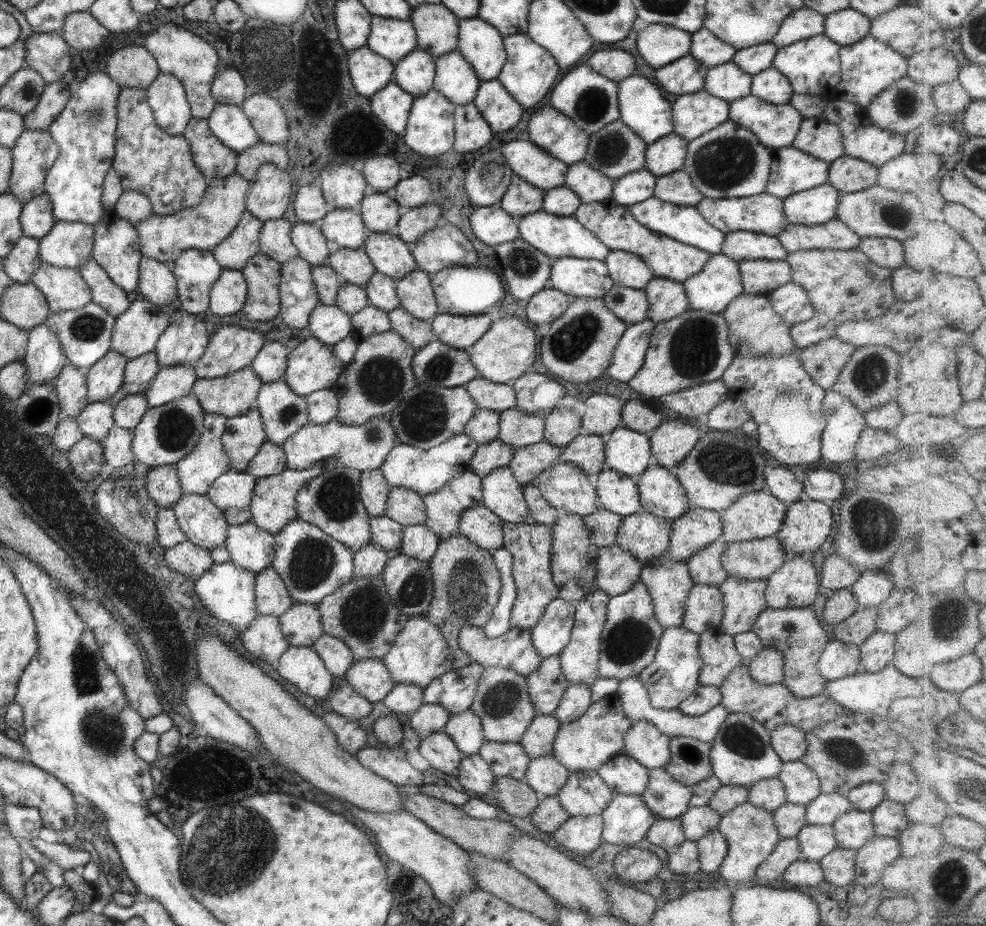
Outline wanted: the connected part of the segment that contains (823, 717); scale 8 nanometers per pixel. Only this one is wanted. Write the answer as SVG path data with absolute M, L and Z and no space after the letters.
M745 664L733 668L733 671L725 677L718 689L721 693L720 705L726 708L726 712L742 712L750 715L768 732L778 726L789 724L805 733L815 728L819 723L835 721L839 717L845 717L849 714L848 709L834 703L825 692L811 698L798 699L782 683L766 685L755 682L749 676Z

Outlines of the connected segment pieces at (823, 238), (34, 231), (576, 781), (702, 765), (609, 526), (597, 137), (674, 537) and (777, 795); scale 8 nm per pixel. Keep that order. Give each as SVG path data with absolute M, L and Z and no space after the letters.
M836 218L823 224L803 226L787 223L776 236L786 253L801 250L840 250L855 249L860 238Z
M45 192L32 198L29 202L22 203L22 236L36 239L43 238L55 222L51 203Z
M577 770L570 773L555 797L569 816L593 816L603 812L613 792L596 771Z
M674 736L670 737L668 747L671 758L663 769L672 779L689 787L712 775L709 758L711 742Z
M599 509L591 515L581 518L581 520L589 540L596 547L606 547L614 544L622 518L613 512Z
M621 119L604 124L597 132L588 137L589 144L583 161L603 176L615 180L628 172L644 169L646 144Z
M688 508L686 512L672 521L669 546L666 555L674 561L685 562L695 552L705 548L713 541L721 540L722 526L719 520L720 512L704 508Z
M765 778L754 782L748 789L746 802L767 812L777 810L785 800L785 791L777 778Z

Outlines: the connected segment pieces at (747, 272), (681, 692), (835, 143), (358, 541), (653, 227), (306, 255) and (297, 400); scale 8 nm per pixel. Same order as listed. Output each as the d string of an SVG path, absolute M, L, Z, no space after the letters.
M742 260L738 263L742 294L767 296L790 281L791 269L784 260Z
M677 626L663 629L651 664L638 674L648 694L650 705L661 710L677 709L697 687L702 666L698 655L699 635Z
M821 116L803 119L791 146L827 164L842 155L840 130Z
M337 463L331 470L314 476L298 488L294 496L296 519L316 526L327 536L340 542L354 553L356 550L370 543L370 526L368 523L370 517L367 515L366 509L359 500L359 487L360 472L355 469L345 468L343 465Z
M655 197L648 198L629 207L631 216L642 224L647 230L657 232L660 235L668 236L681 244L698 248L708 252L710 255L720 253L720 246L724 239L724 234L707 224L703 217L697 212L695 207L687 205L675 205L657 200Z
M295 222L290 228L290 241L297 249L298 257L310 265L327 263L329 253L325 239L317 225L311 223Z
M283 380L263 383L252 408L259 412L265 439L273 445L283 445L291 434L295 434L299 428L308 423L305 399L291 392Z

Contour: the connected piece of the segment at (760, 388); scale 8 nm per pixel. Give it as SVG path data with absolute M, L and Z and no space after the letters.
M797 347L787 356L744 356L733 357L731 364L719 380L729 388L729 394L742 402L751 420L757 424L756 437L759 446L769 452L777 462L783 464L811 464L820 458L820 440L826 420L822 416L821 404L824 389L813 384L811 378L803 371L801 362L796 357L800 351Z

